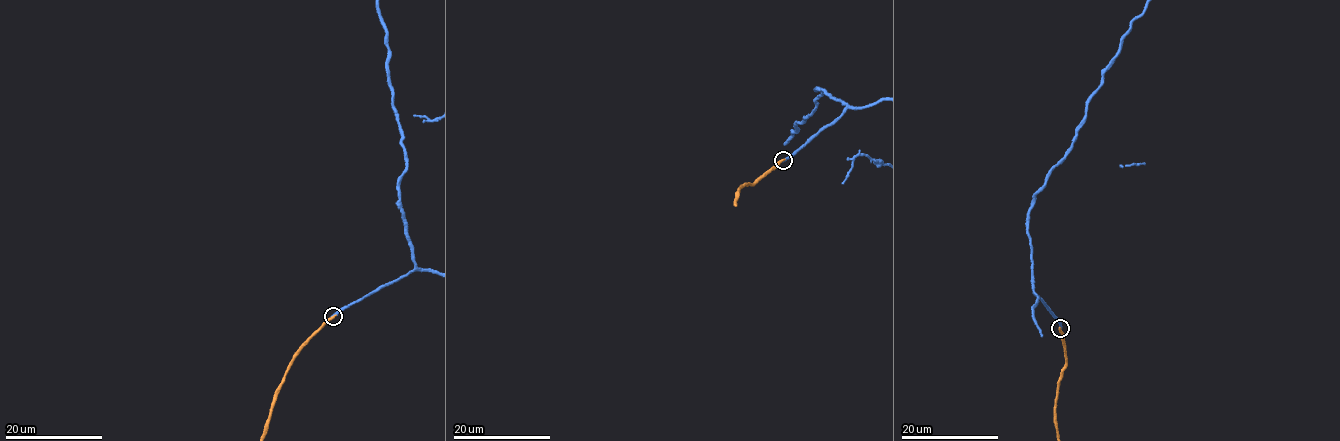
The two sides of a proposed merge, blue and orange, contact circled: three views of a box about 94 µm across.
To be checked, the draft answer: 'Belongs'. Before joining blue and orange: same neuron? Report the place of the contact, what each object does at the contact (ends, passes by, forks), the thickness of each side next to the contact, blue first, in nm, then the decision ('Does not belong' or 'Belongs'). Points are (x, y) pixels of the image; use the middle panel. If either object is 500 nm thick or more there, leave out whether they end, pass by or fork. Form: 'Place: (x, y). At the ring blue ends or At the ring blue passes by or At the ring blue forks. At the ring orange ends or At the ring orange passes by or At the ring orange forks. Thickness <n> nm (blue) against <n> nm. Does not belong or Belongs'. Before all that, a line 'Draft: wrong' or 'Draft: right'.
Draft: right
Place: (783, 160). At the ring blue ends. At the ring orange ends. Thickness 320 nm (blue) against 260 nm. Belongs

